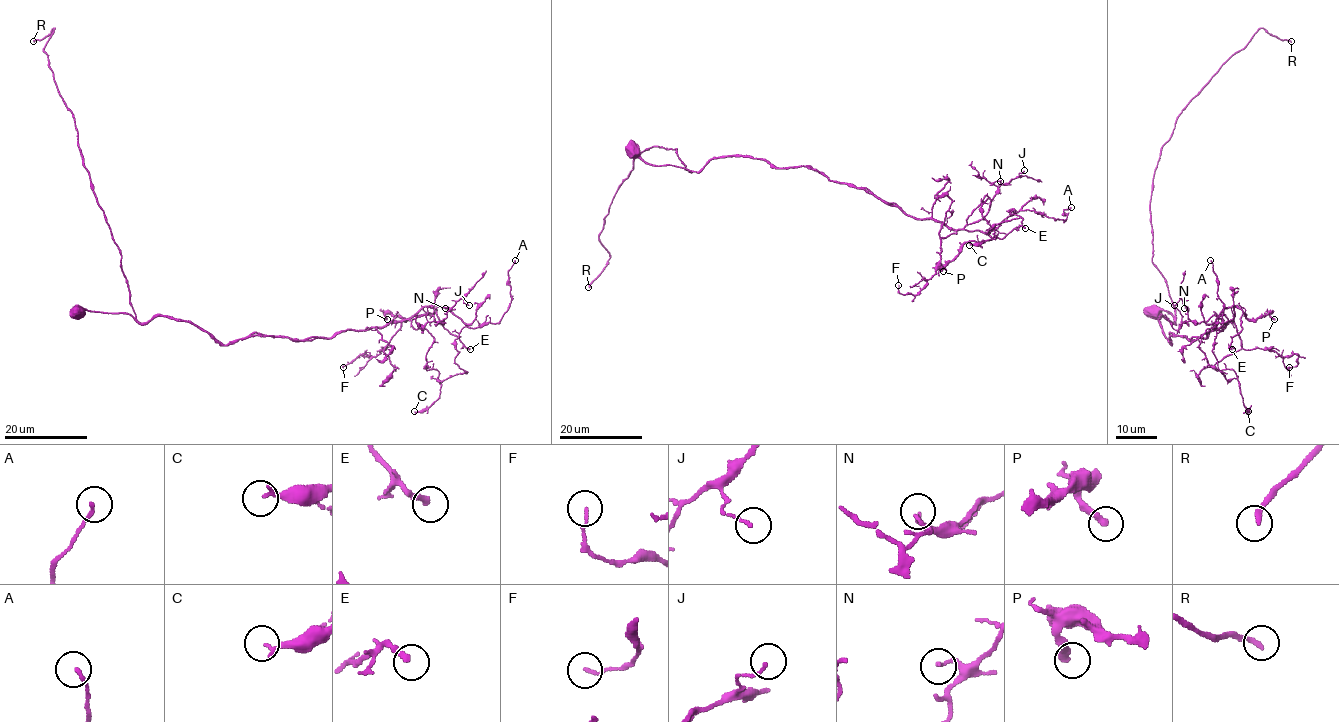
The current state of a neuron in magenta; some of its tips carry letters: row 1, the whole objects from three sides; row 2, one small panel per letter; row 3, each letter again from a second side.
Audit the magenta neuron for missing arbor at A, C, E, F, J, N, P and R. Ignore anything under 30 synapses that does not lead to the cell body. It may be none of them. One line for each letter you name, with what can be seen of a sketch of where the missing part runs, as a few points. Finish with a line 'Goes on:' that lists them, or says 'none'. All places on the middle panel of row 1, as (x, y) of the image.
R: Course of what is missing: (588, 287), (602, 304), (578, 316), (578, 325), (584, 324), (588, 348), (601, 359), (615, 352)
Goes on: R

